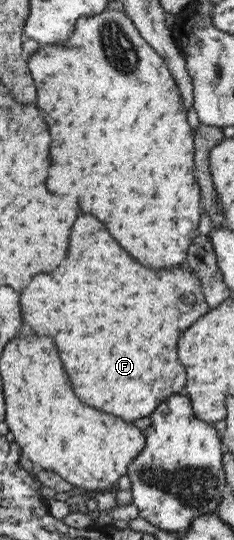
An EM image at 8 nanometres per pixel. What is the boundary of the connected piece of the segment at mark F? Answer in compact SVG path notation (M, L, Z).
M92 216L76 218L64 262L50 274L34 276L20 292L18 304L22 320L30 326L32 334L52 338L76 398L128 423L150 415L164 398L183 392L186 372L176 360L176 340L209 309L196 276L184 263L172 270L142 268Z

